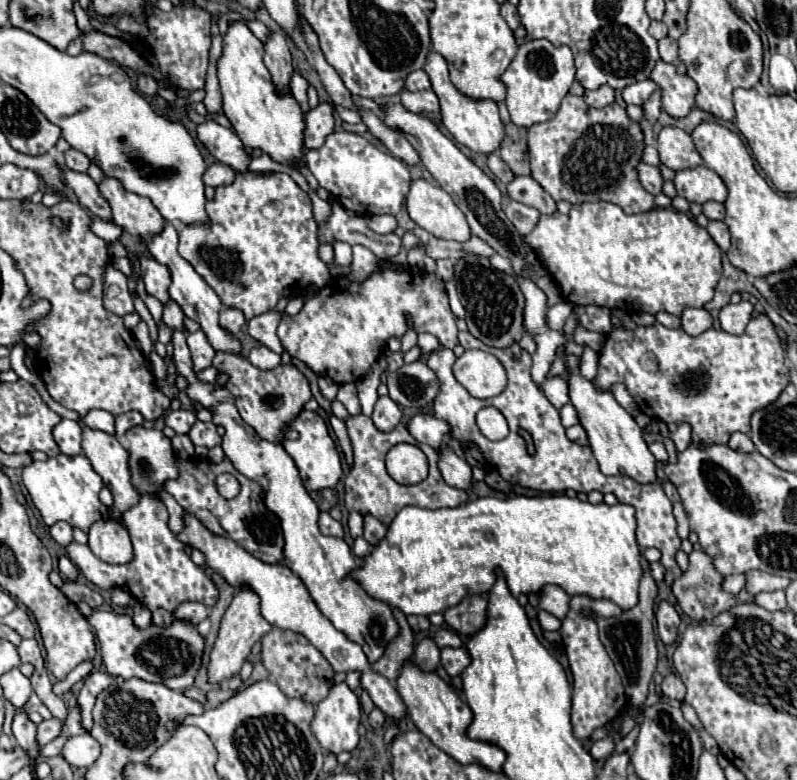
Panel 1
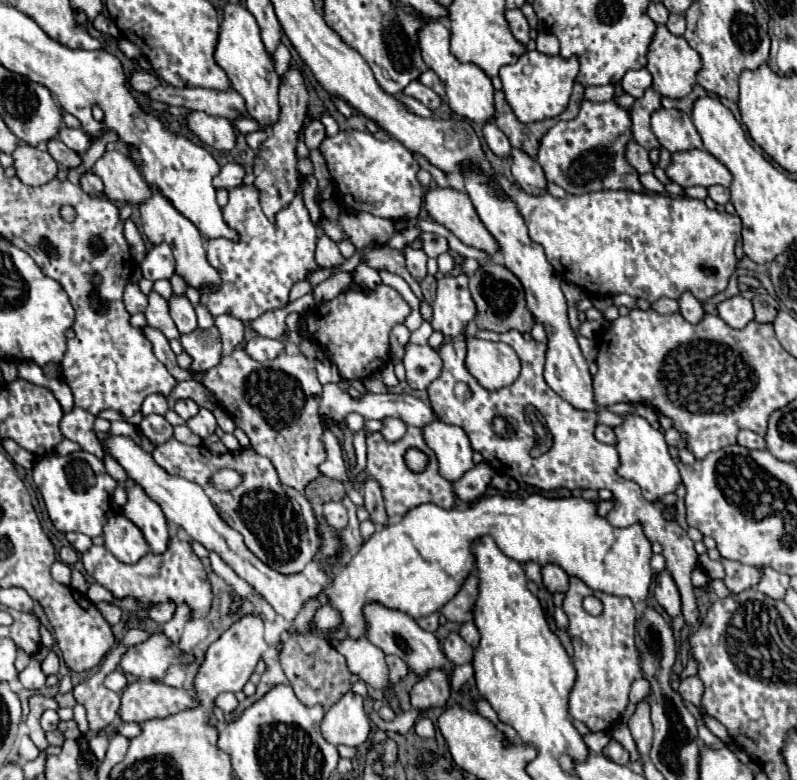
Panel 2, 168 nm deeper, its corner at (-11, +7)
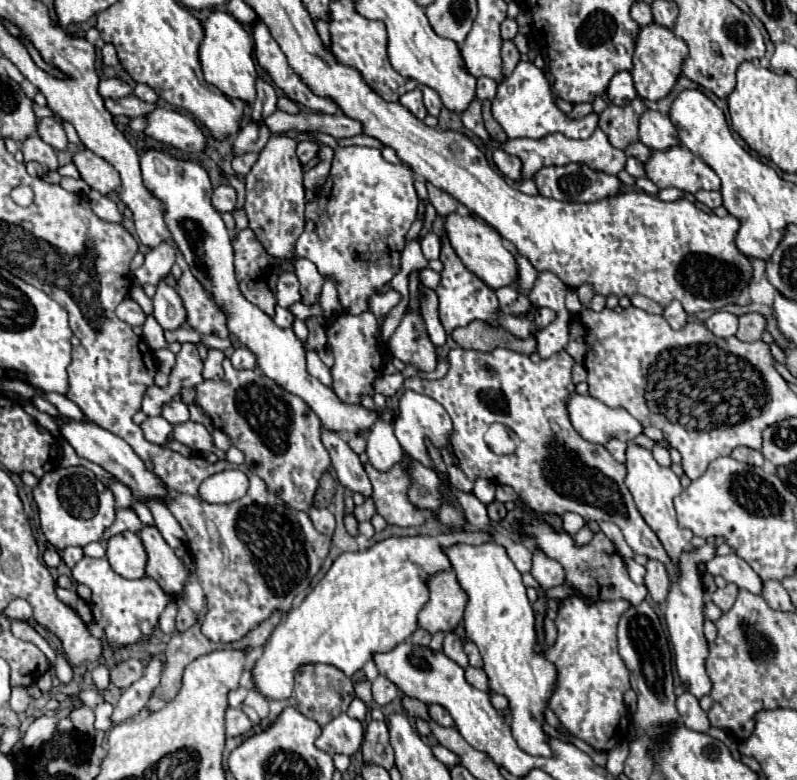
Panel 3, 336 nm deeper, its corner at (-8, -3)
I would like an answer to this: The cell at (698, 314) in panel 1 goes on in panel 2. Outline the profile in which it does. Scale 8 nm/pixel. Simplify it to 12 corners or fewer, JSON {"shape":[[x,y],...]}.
{"shape":[[688,291],[678,299],[680,315],[688,323],[700,321],[704,307]]}

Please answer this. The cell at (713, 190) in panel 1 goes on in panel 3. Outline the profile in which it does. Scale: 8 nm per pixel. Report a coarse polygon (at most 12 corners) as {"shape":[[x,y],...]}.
{"shape":[[687,147],[653,151],[647,177],[687,193],[719,189],[717,173]]}

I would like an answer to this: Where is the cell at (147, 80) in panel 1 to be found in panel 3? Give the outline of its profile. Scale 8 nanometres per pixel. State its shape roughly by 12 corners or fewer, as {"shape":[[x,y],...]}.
{"shape":[[121,79],[99,83],[101,97],[121,99],[133,95],[133,87]]}

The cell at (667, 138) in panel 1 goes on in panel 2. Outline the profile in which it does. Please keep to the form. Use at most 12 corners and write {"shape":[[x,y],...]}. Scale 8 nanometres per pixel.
{"shape":[[658,109],[650,119],[660,145],[670,153],[700,149],[688,113]]}

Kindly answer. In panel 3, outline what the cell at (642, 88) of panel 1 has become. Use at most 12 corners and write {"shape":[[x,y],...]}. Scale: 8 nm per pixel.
{"shape":[[629,71],[617,73],[607,89],[613,105],[625,107],[637,97]]}

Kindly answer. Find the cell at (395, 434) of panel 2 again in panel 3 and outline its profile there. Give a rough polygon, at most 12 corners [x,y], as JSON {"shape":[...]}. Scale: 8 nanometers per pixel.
{"shape":[[375,423],[367,435],[367,455],[387,471],[403,457],[391,423]]}

